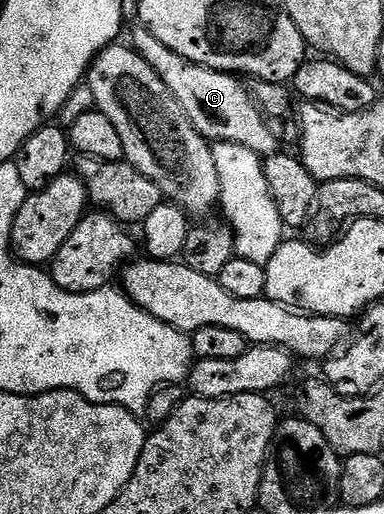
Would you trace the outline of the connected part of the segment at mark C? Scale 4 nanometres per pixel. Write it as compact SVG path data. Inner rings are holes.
M134 27L131 40L133 50L145 58L147 65L151 65L155 73L159 73L167 89L171 89L175 101L183 105L183 113L187 113L191 125L195 125L204 139L208 139L210 144L243 145L262 157L278 154L279 136L274 124L269 122L250 95L248 86L238 76L230 75L227 71L207 69L197 63L188 63L183 57L179 57L179 53L167 49L167 45L163 45L163 41L156 39L146 27Z

